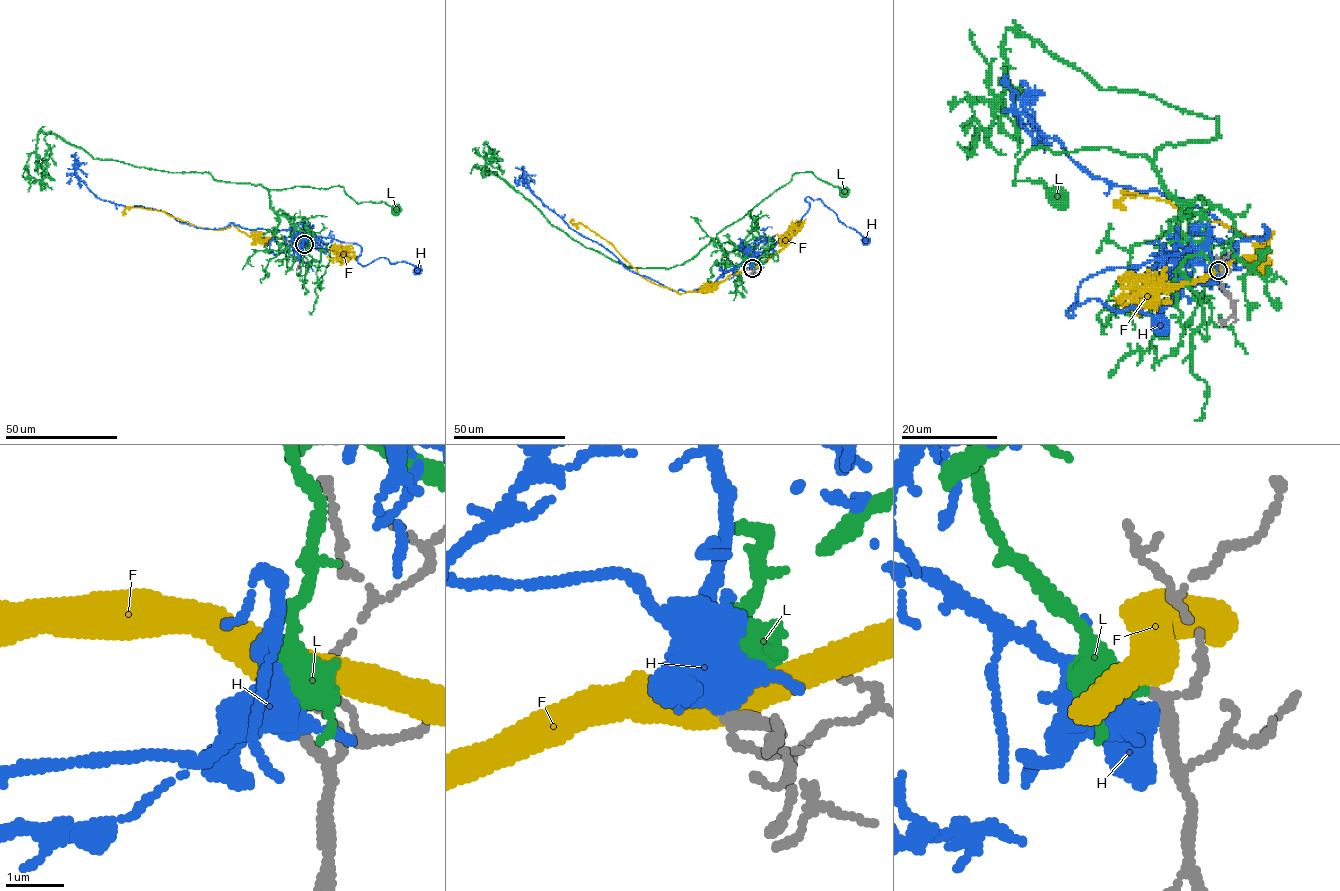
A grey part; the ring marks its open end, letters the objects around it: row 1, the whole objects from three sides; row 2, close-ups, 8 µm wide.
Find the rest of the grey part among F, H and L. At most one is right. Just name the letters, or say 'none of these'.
L

